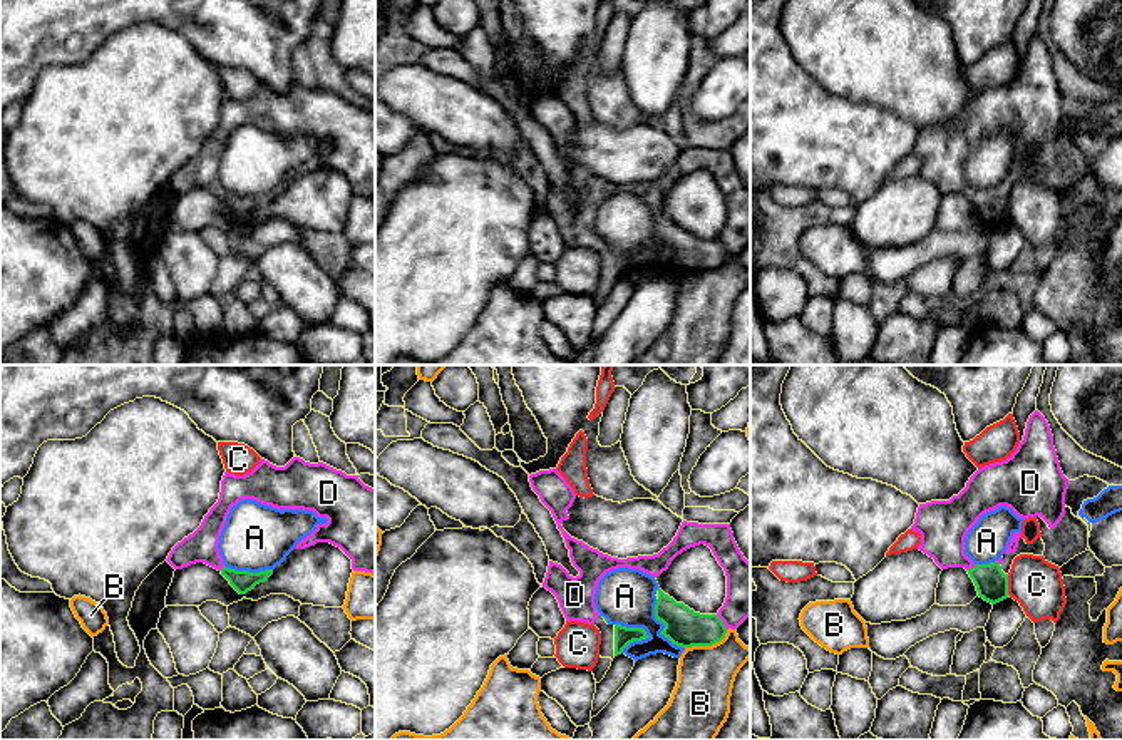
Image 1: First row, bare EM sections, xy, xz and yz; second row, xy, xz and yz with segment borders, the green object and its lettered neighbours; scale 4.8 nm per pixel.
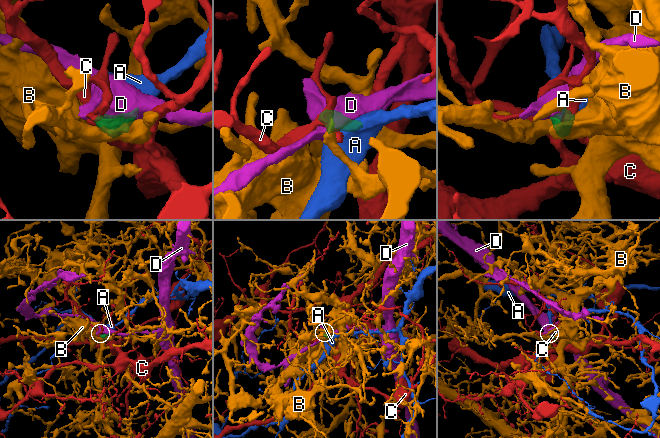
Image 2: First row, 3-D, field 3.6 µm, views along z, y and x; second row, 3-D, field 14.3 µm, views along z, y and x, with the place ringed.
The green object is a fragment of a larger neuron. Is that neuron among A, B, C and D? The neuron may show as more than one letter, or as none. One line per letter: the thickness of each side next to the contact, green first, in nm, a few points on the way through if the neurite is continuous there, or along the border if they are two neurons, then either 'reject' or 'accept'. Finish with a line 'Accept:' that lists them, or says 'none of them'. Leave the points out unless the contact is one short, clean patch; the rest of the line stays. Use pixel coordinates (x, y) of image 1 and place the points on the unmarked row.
A: 90 nm thick on the green side, 280 nm on the other; reject
B: 180 nm thick on the green side, 280 nm on the other; border along xz (727, 255), (720, 265), (710, 270), (685, 273); reject
C: 160 nm thick on the green side, 240 nm on the other; border along yz (1007, 200), (1007, 216), (1010, 220); reject
D: 180 nm thick on the green side, 220 nm on the other; accept
Accept: D

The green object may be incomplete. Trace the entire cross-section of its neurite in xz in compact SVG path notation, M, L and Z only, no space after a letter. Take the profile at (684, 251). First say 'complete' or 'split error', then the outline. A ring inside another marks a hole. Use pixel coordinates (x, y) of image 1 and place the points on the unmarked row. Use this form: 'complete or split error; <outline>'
split error; M558 94L539 95L529 100L533 116L551 136L561 156L573 191L579 196L573 203L561 189L549 186L543 213L551 216L566 246L594 249L600 241L594 219L600 204L618 193L640 194L653 203L668 194L683 176L705 169L712 174L727 201L727 223L717 239L700 239L677 228L660 213L655 243L665 249L663 260L682 273L712 271L722 266L727 254L737 254L750 241L750 188L740 177L730 149L698 149L683 146L673 166L653 181L618 184L571 162L563 147L569 144L568 134L576 119Z

